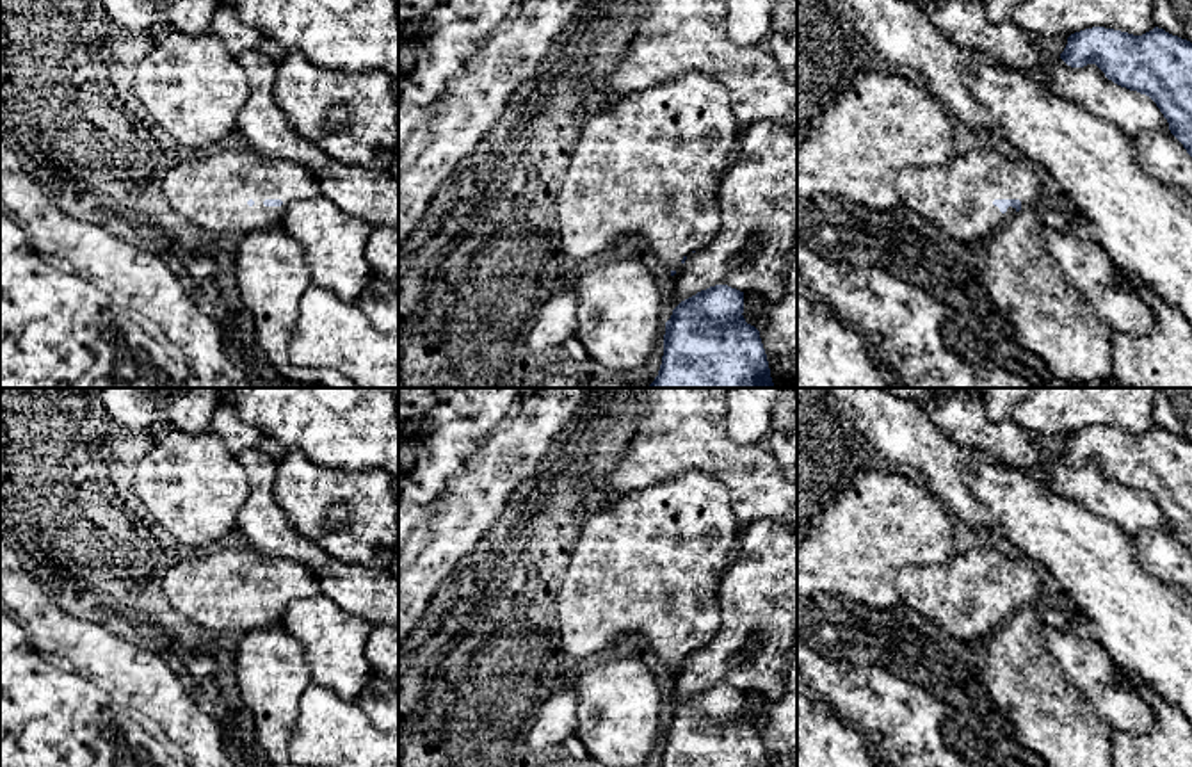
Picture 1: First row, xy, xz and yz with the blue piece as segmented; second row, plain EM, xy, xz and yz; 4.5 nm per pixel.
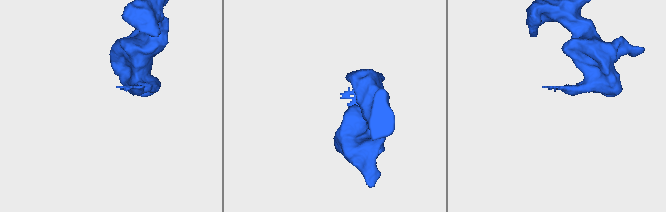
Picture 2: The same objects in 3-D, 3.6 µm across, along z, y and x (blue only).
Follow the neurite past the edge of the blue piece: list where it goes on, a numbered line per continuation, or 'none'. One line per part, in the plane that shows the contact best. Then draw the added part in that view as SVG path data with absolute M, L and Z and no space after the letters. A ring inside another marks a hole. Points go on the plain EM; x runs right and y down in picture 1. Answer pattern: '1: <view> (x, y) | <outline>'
1: yz (958, 595) | M993 548L954 553L934 566L904 566L897 571L897 594L962 642L991 635L1018 612L1012 605L1002 612L995 598L1019 598L1025 609L1048 596L1030 562Z

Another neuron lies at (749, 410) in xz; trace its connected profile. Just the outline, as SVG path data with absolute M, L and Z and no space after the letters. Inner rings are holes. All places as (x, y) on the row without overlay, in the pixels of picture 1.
M728 388L726 431L737 445L765 443L772 431L772 406L783 388Z

